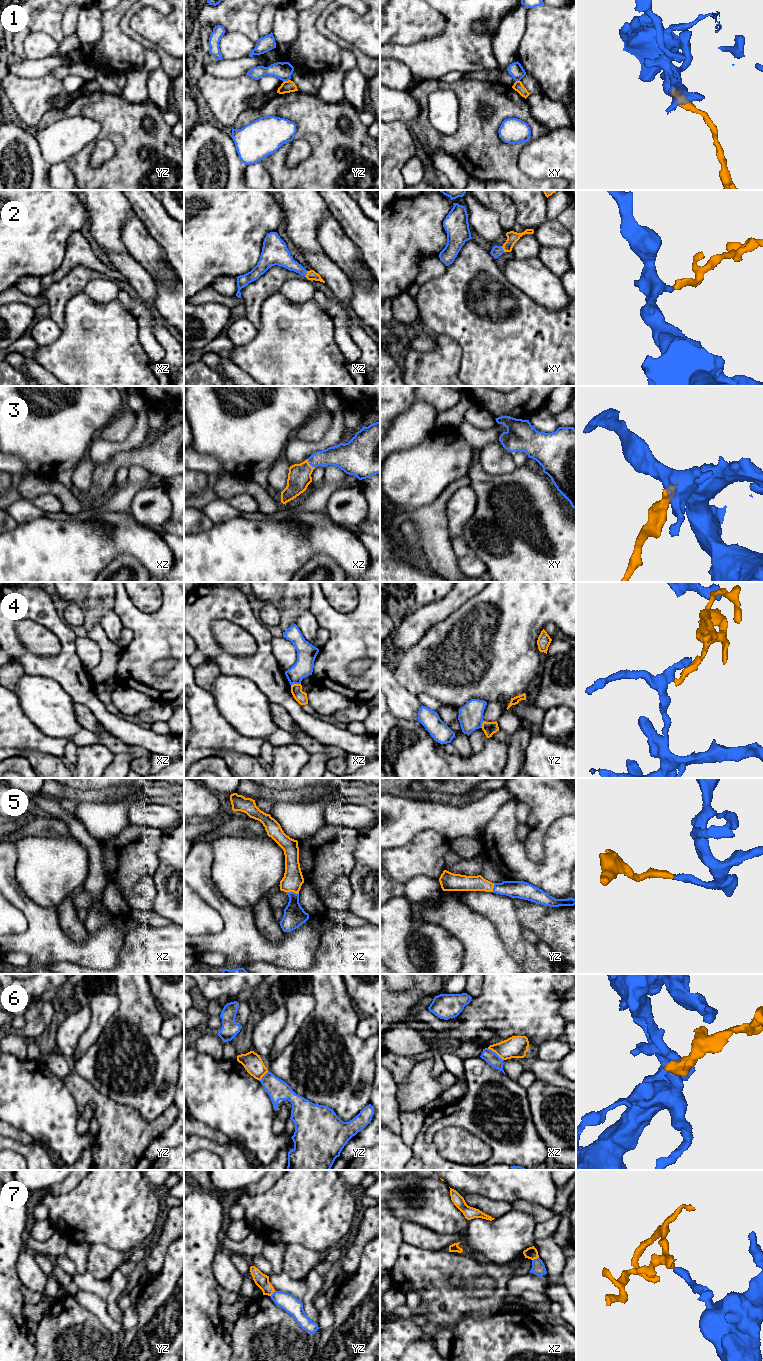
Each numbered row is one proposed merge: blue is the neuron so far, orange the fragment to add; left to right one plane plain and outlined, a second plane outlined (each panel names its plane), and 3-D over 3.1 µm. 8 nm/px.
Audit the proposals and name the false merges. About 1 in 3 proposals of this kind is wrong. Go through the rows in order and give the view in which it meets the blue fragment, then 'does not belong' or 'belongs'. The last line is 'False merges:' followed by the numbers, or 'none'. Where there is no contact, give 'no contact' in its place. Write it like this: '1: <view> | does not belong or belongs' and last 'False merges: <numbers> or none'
1: yz | does not belong
2: xz | belongs
3: xz | belongs
4: xz | does not belong
5: xz | belongs
6: xz | does not belong
7: xz | does not belong
False merges: 1, 4, 6, 7

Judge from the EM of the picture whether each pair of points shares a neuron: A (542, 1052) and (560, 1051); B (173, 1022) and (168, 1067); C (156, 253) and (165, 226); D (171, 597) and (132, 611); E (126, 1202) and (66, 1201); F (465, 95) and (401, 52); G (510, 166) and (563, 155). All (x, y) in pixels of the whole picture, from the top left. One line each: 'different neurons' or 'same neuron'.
A: same neuron
B: different neurons
C: different neurons
D: same neuron
E: same neuron
F: different neurons
G: different neurons

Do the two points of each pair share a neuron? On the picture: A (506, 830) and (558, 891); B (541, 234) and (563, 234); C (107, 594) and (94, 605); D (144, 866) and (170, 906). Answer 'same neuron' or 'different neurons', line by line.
A: same neuron
B: same neuron
C: same neuron
D: different neurons

